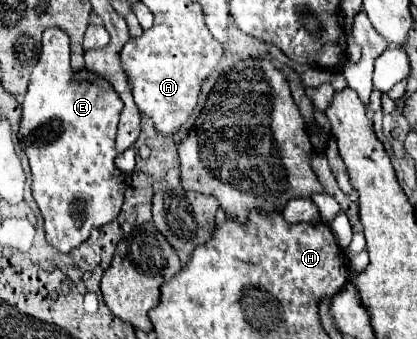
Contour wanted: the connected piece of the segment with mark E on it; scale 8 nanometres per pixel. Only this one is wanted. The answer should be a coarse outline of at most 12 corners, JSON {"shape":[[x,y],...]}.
{"shape":[[47,28],[19,138],[47,242],[113,222],[123,100]]}

